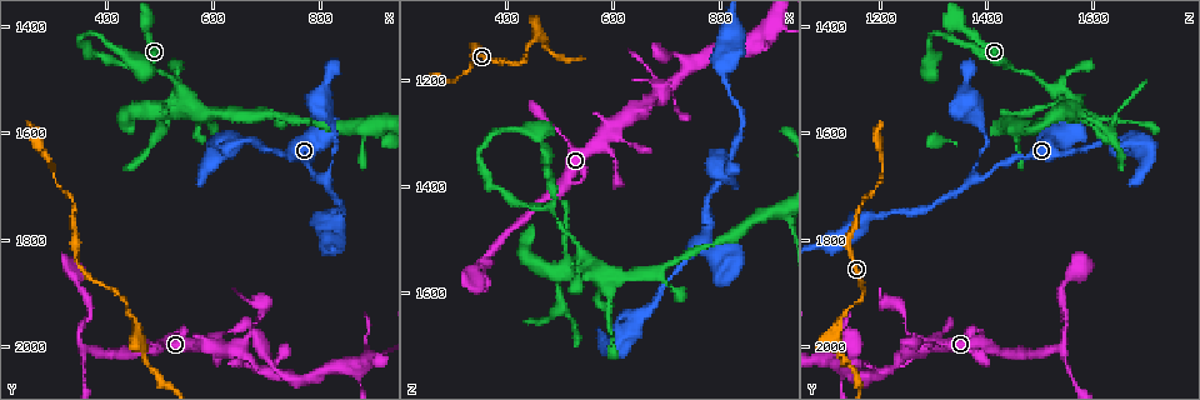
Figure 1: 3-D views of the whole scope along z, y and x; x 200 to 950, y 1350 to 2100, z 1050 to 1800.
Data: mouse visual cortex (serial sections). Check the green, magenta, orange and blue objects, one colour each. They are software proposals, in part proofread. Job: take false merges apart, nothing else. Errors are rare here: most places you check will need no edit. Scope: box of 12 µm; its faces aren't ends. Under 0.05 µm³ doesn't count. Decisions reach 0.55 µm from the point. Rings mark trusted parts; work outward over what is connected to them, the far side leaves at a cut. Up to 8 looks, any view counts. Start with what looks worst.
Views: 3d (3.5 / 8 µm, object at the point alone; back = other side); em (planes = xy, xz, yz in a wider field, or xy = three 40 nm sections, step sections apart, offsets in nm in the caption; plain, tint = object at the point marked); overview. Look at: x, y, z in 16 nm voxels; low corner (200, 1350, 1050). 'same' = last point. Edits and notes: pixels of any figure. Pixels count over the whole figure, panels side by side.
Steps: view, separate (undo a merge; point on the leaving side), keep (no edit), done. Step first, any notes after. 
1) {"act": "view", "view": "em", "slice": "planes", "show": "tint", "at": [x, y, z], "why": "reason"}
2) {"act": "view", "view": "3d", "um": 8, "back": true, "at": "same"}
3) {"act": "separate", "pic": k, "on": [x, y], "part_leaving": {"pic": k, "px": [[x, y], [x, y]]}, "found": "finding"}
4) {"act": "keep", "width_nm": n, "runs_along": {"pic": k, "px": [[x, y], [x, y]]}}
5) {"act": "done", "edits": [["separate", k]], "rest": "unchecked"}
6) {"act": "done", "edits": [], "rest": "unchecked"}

{"act": "view", "view": "em", "slice": "xy", "step": 5, "show": "tint", "at": [810, 1690, 1380], "why": "abrupt turn"}

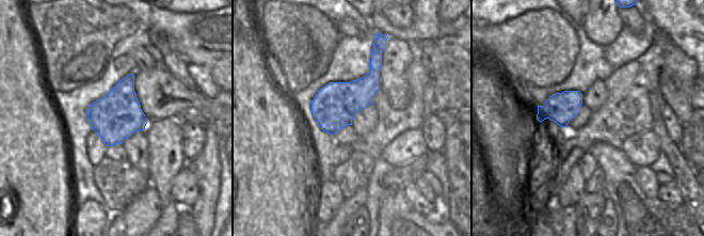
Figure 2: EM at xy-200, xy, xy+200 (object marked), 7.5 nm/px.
{"act": "view", "view": "3d", "um": 3.5, "at": "same", "why": "see where the arms go"}

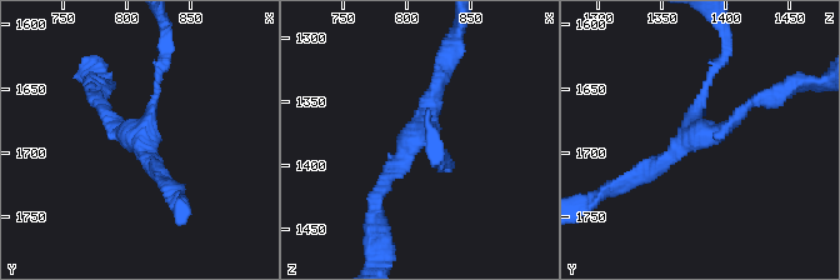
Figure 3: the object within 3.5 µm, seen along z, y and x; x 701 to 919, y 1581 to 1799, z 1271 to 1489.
{"act": "keep", "width_nm": 320, "runs_along": {"pic": 3, "px": [[755, 101], [634, 179]]}, "found": "continuous, no second cell"}

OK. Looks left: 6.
{"act": "view", "view": "3d", "um": 8, "at": [885, 2030, 1120], "why": "four-way junction"}

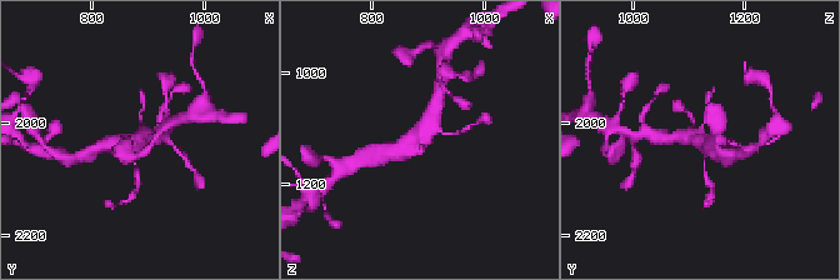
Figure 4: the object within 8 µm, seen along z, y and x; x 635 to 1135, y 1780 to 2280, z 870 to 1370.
{"act": "view", "view": "em", "slice": "xy", "step": 3, "show": "tint", "at": [895, 2025, 1120]}

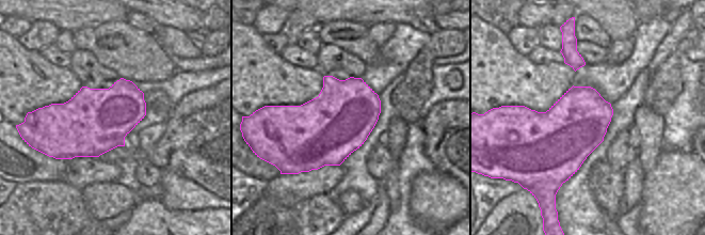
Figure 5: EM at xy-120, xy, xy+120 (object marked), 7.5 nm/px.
{"act": "keep", "found": "all the same cell"}

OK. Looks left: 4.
{"act": "view", "view": "3d", "um": 3.5, "at": [355, 2000, 1535], "why": "sharp bend"}

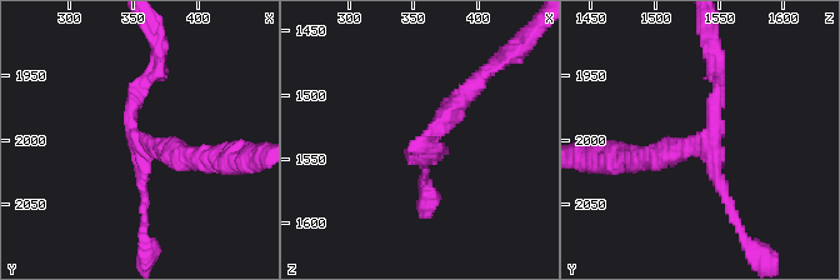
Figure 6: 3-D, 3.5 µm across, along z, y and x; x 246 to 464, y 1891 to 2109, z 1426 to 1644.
{"act": "view", "view": "em", "slice": "xy", "step": 2, "show": "tint", "at": [360, 2006, 1536], "why": "shape alone is not enough"}

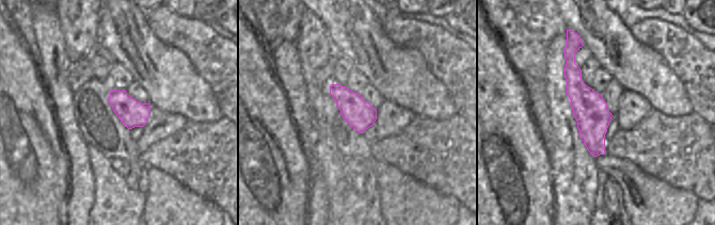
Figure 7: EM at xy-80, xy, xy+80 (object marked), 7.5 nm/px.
{"act": "keep", "found": "all the same cell"}

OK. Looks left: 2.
{"act": "done", "edits": [], "rest": "unchecked"}

